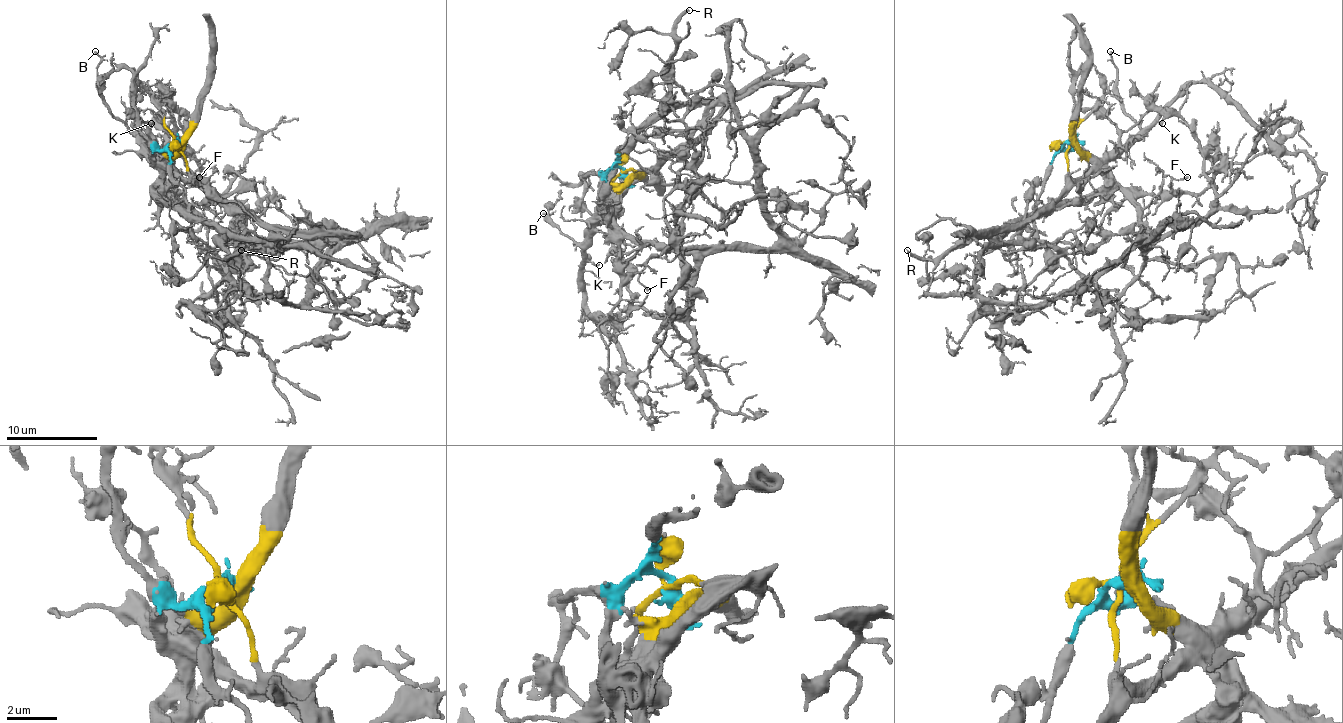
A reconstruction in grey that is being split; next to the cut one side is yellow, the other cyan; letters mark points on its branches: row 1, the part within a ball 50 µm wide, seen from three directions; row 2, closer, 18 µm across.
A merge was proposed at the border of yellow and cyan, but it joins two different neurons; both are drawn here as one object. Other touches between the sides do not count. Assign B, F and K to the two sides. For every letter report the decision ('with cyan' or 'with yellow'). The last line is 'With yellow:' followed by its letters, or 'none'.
B: with yellow
F: with yellow
K: with yellow
With yellow: B, F, K

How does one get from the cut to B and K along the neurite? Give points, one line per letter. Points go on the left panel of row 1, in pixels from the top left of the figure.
B: (176, 142), (181, 145), (167, 158), (160, 158), (112, 115), (96, 71), (101, 58), (94, 51)
K: (176, 142), (181, 145), (167, 158), (160, 158), (147, 147), (137, 131), (140, 122), (151, 124)

